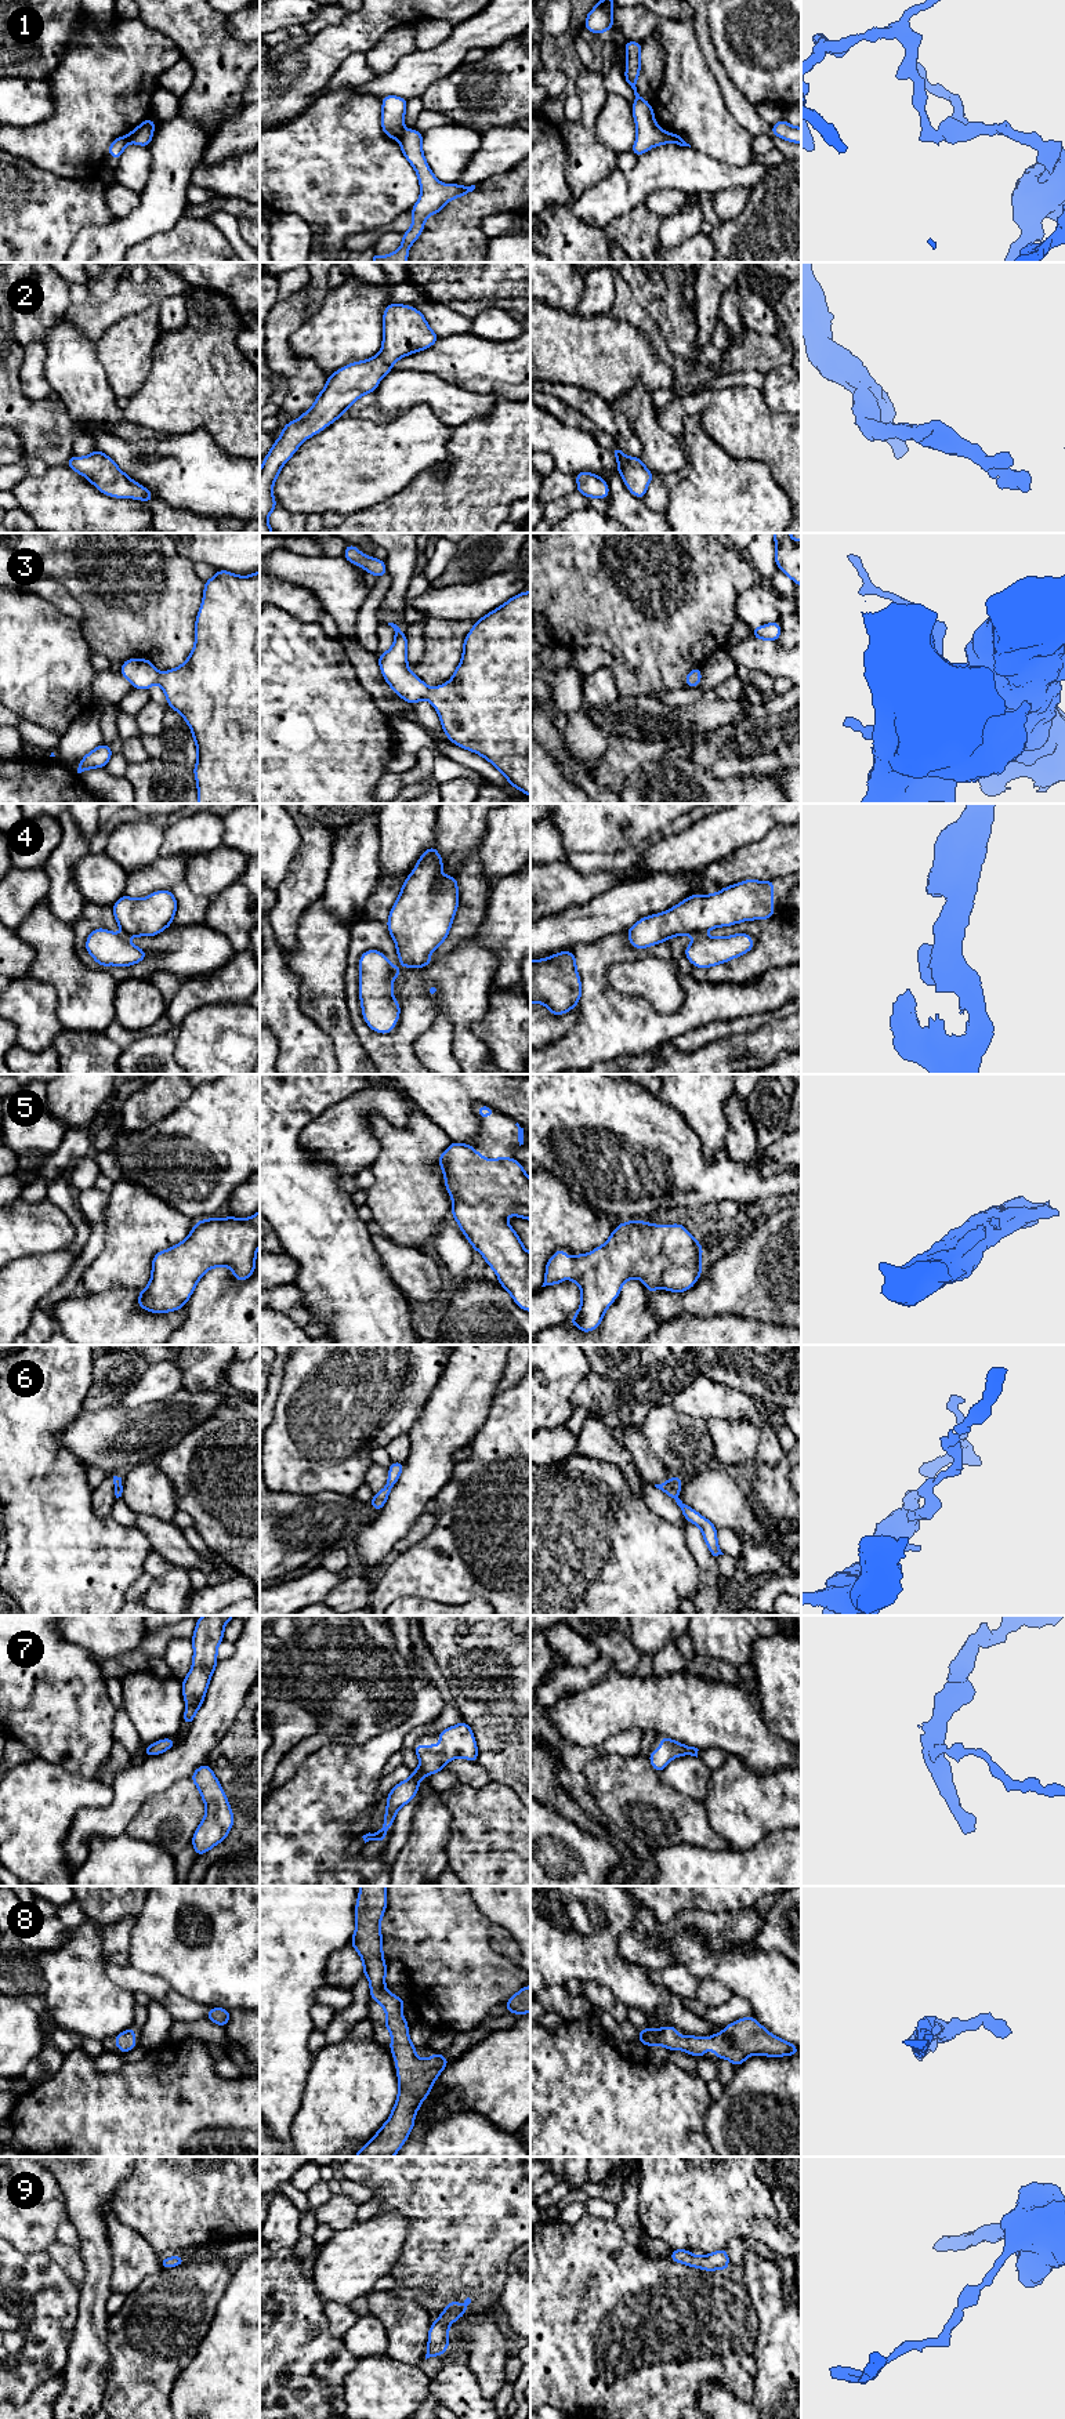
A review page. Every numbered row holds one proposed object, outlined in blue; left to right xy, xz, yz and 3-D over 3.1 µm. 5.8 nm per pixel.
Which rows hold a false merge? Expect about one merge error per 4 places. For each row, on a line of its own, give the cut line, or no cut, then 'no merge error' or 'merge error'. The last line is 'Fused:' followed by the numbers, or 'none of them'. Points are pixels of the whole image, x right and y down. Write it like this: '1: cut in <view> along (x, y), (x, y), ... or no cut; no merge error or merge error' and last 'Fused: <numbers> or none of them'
1: cut in xz along (402, 129), (397, 137); merge error
2: no cut; no merge error
3: no cut; no merge error
4: no cut; no merge error
5: no cut; no merge error
6: no cut; no merge error
7: no cut; no merge error
8: no cut; no merge error
9: no cut; no merge error
Fused: 1

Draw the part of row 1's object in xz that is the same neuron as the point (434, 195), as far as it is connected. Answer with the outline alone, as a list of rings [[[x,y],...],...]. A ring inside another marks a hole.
[[[413,128],[402,130],[398,141],[403,156],[417,173],[421,195],[412,207],[413,222],[410,229],[402,235],[402,246],[395,253],[384,257],[372,253],[373,262],[407,262],[407,251],[424,231],[425,218],[439,213],[449,200],[464,196],[475,189],[475,185],[446,185],[435,178],[421,149],[423,134],[420,131]]]

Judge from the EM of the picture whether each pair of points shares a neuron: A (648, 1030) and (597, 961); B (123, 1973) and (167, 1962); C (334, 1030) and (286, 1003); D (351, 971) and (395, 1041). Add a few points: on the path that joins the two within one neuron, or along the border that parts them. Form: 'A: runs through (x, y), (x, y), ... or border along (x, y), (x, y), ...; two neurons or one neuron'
A: runs through (627, 1018), (597, 992), (597, 982); one neuron
B: border along (130, 1964), (140, 1970), (158, 1976), (165, 1983); two neurons
C: border along (300, 978), (299, 1008), (325, 1032); two neurons
D: runs through (352, 993), (357, 1019), (373, 1038); one neuron

